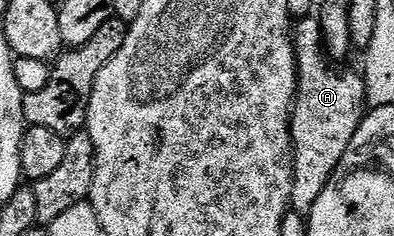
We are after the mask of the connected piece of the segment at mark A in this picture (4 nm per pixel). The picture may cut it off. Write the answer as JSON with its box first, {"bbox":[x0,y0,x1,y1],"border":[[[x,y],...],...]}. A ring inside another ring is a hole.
{"bbox":[290,16,368,219],"border":[[[315,16],[299,18],[292,34],[297,86],[292,108],[293,179],[290,207],[306,219],[364,120],[368,107],[367,89],[361,74],[332,69],[336,67],[331,65],[324,50],[321,25]]]}

